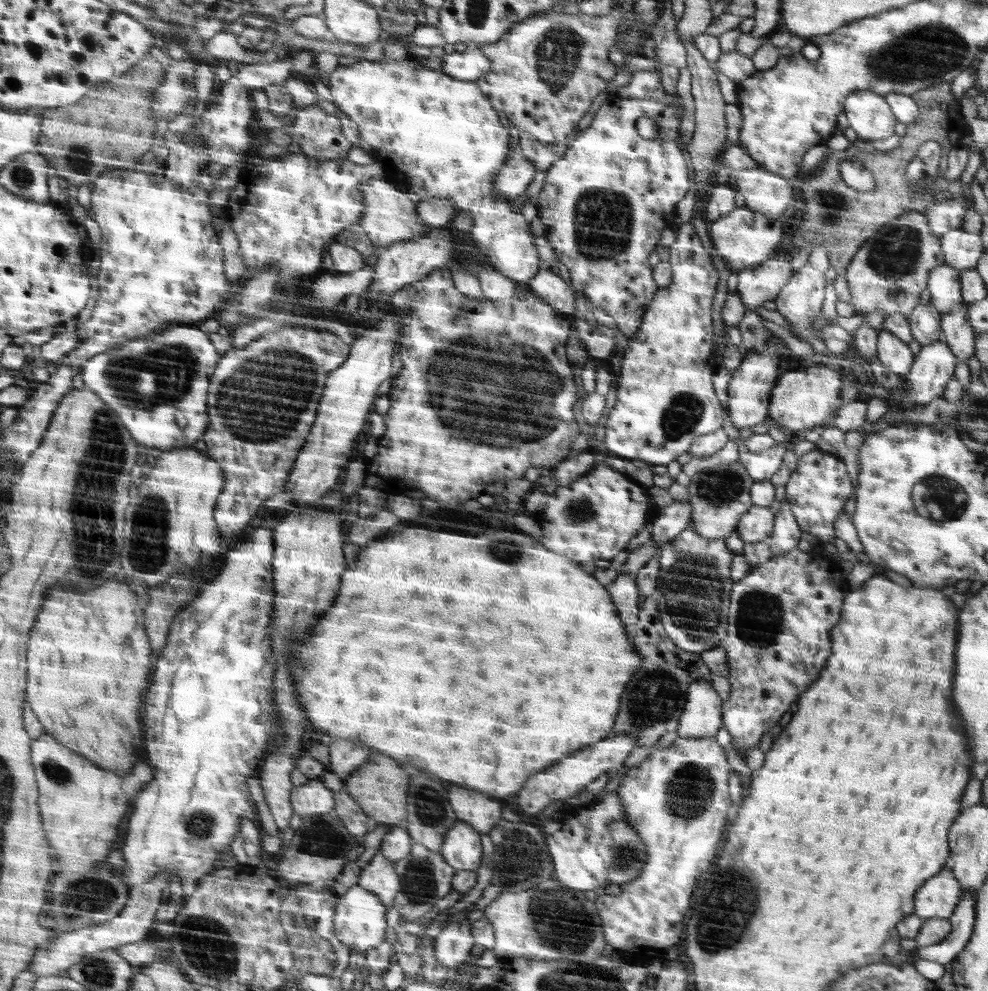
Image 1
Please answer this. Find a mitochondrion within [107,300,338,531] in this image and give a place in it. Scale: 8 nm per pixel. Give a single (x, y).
(259, 402)

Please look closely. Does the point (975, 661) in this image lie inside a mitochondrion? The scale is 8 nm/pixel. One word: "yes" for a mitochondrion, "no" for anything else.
no

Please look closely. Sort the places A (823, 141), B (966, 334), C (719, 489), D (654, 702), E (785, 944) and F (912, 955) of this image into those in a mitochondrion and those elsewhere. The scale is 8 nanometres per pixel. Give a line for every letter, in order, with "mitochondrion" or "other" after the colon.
A: other
B: other
C: mitochondrion
D: mitochondrion
E: other
F: other

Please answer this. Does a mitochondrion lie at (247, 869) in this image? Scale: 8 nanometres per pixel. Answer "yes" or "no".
no

